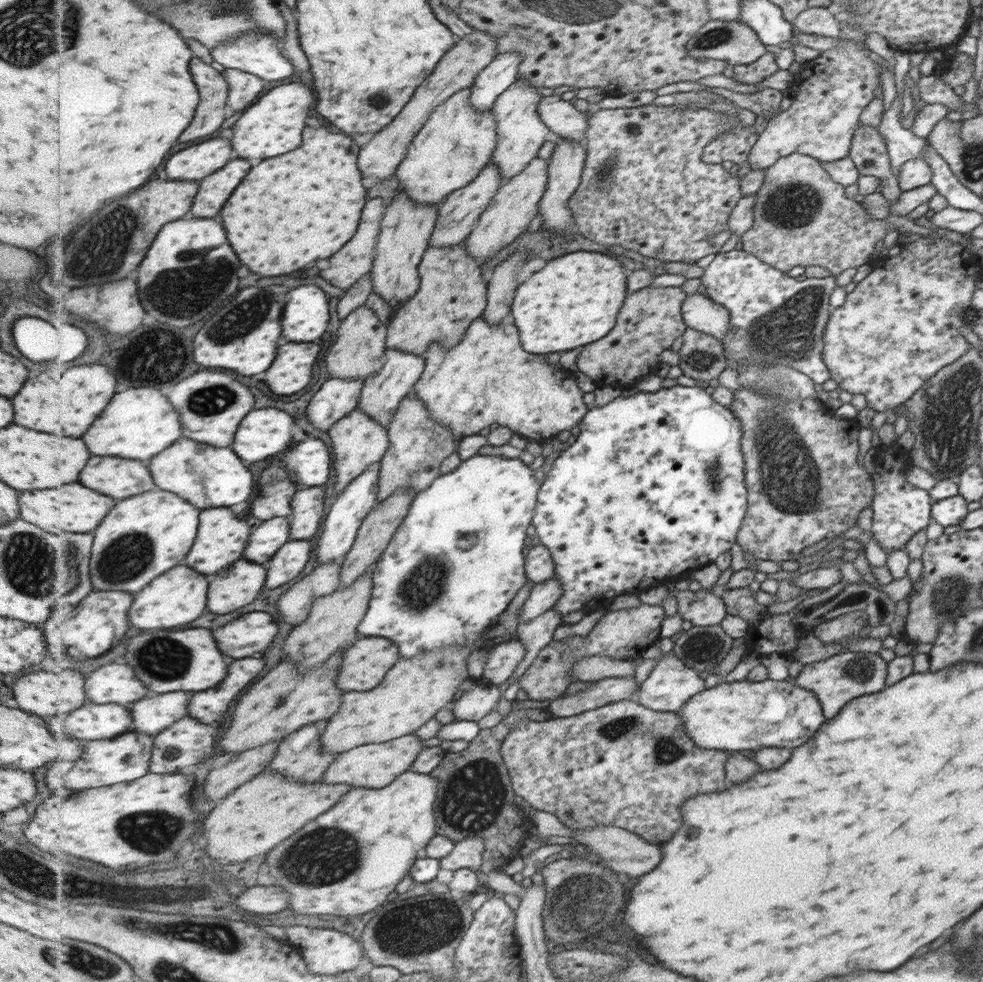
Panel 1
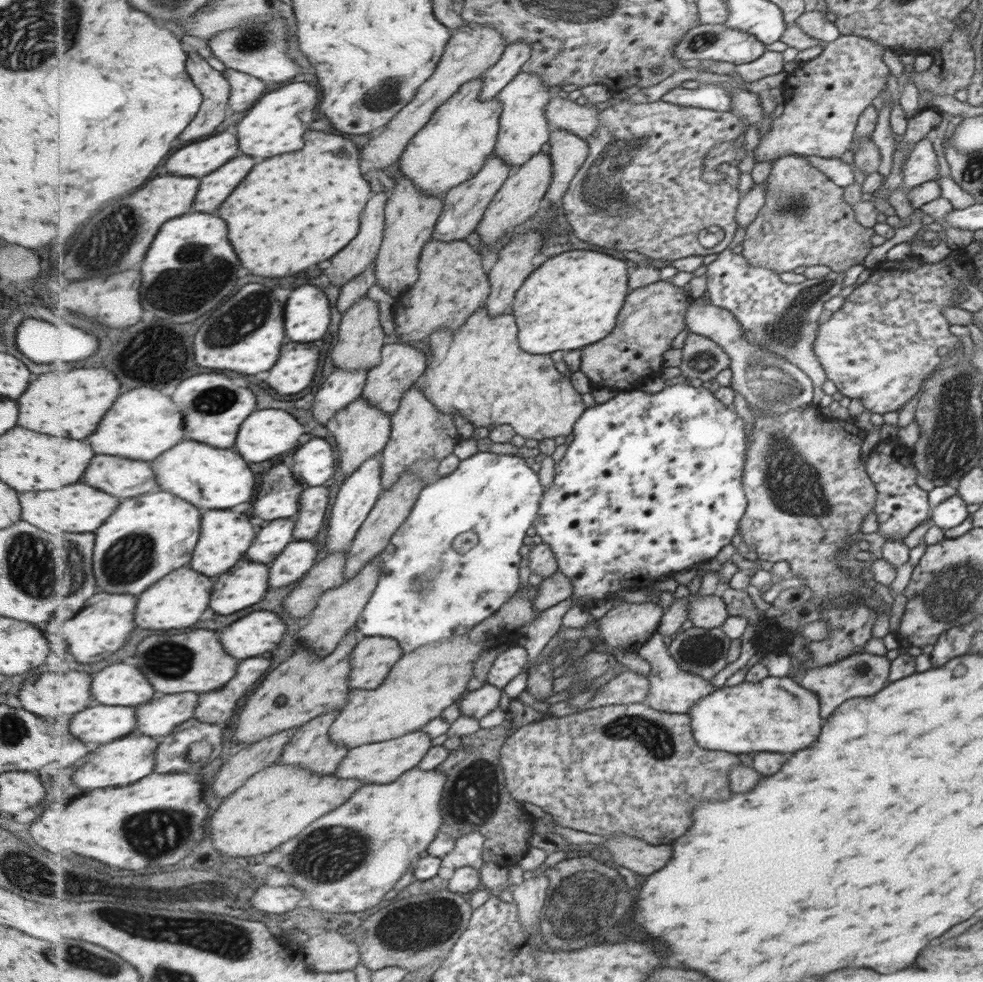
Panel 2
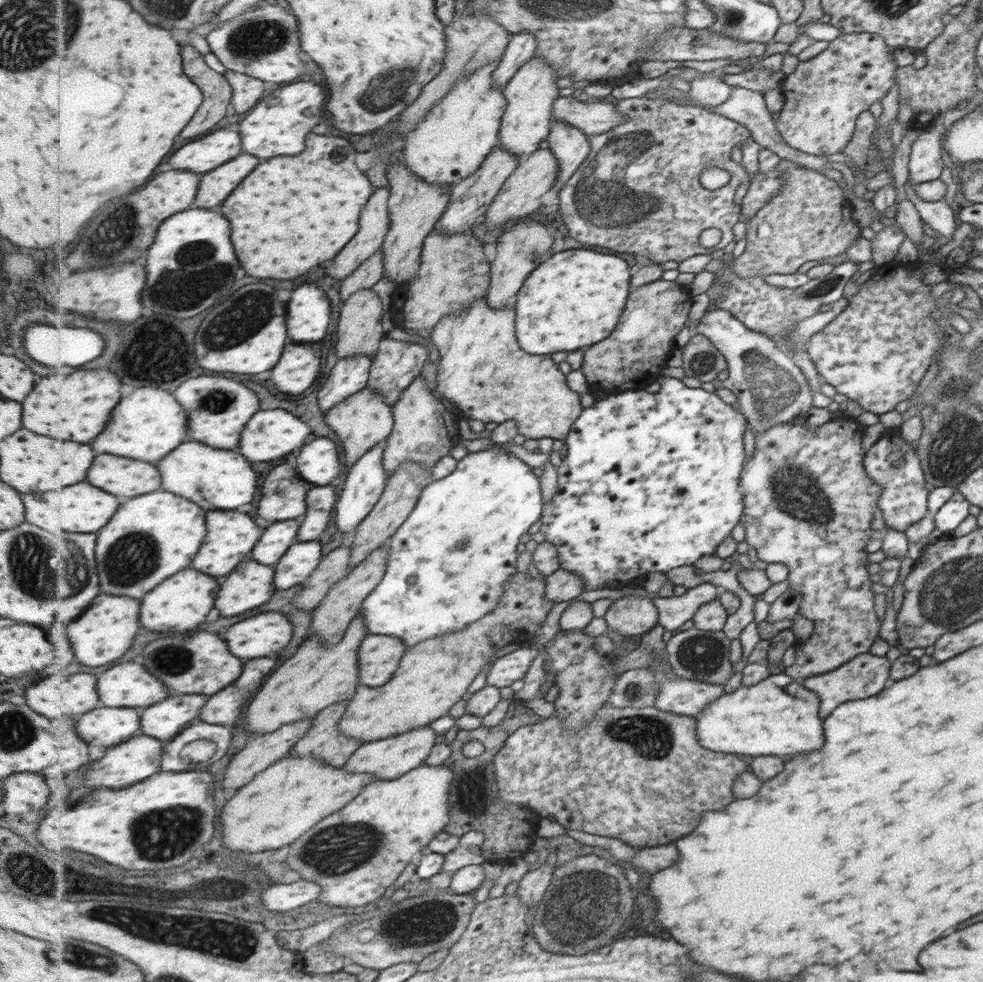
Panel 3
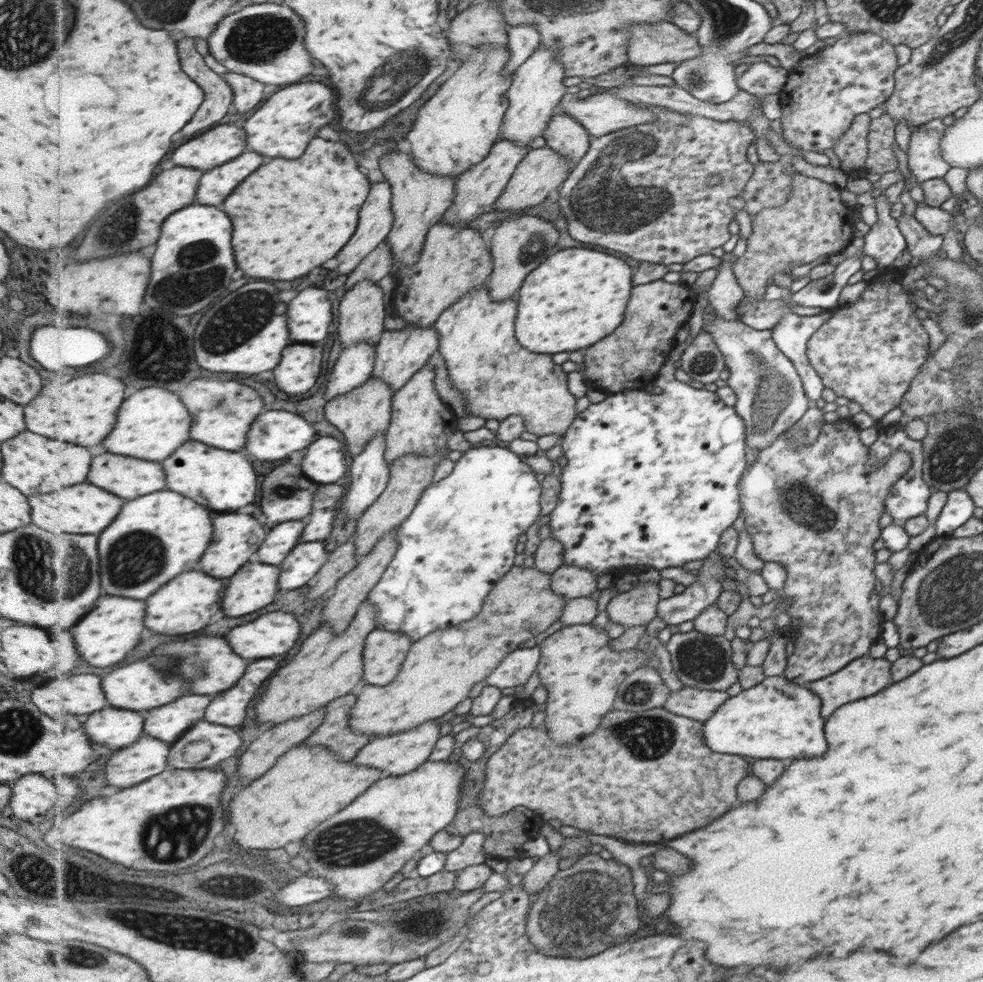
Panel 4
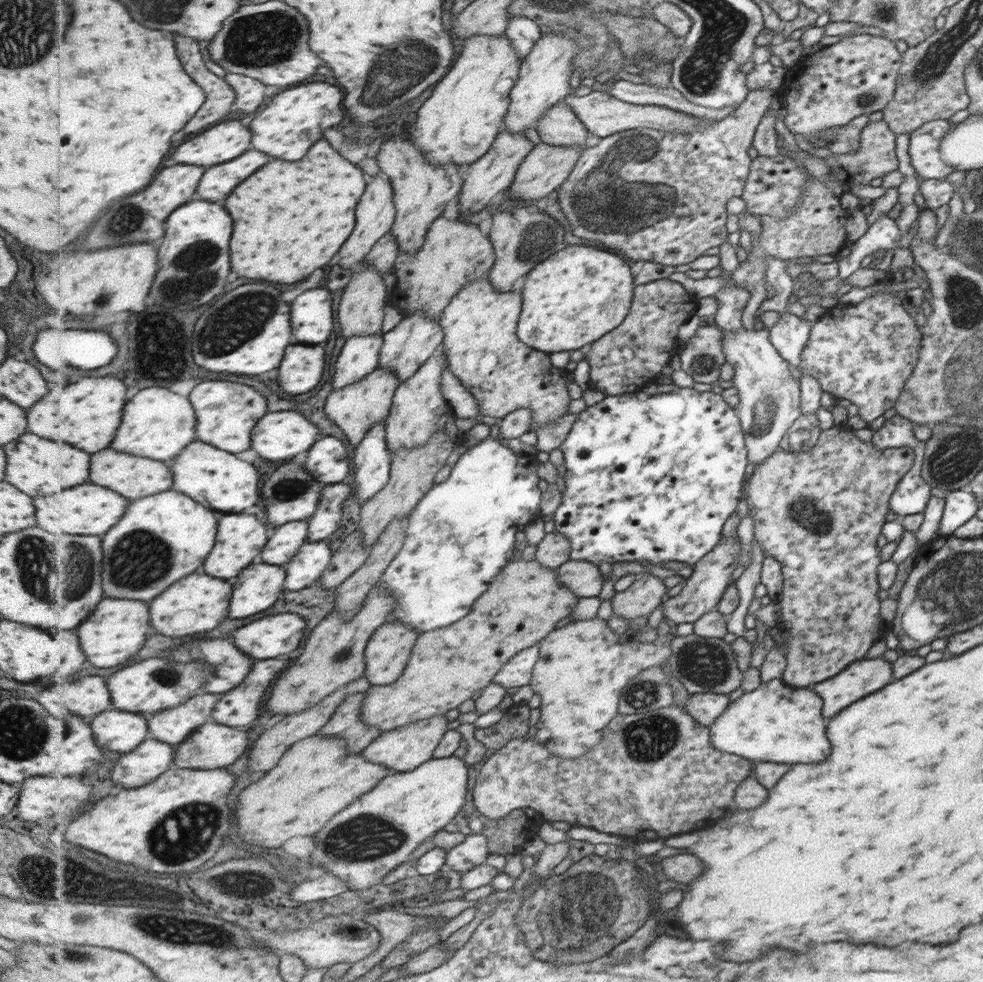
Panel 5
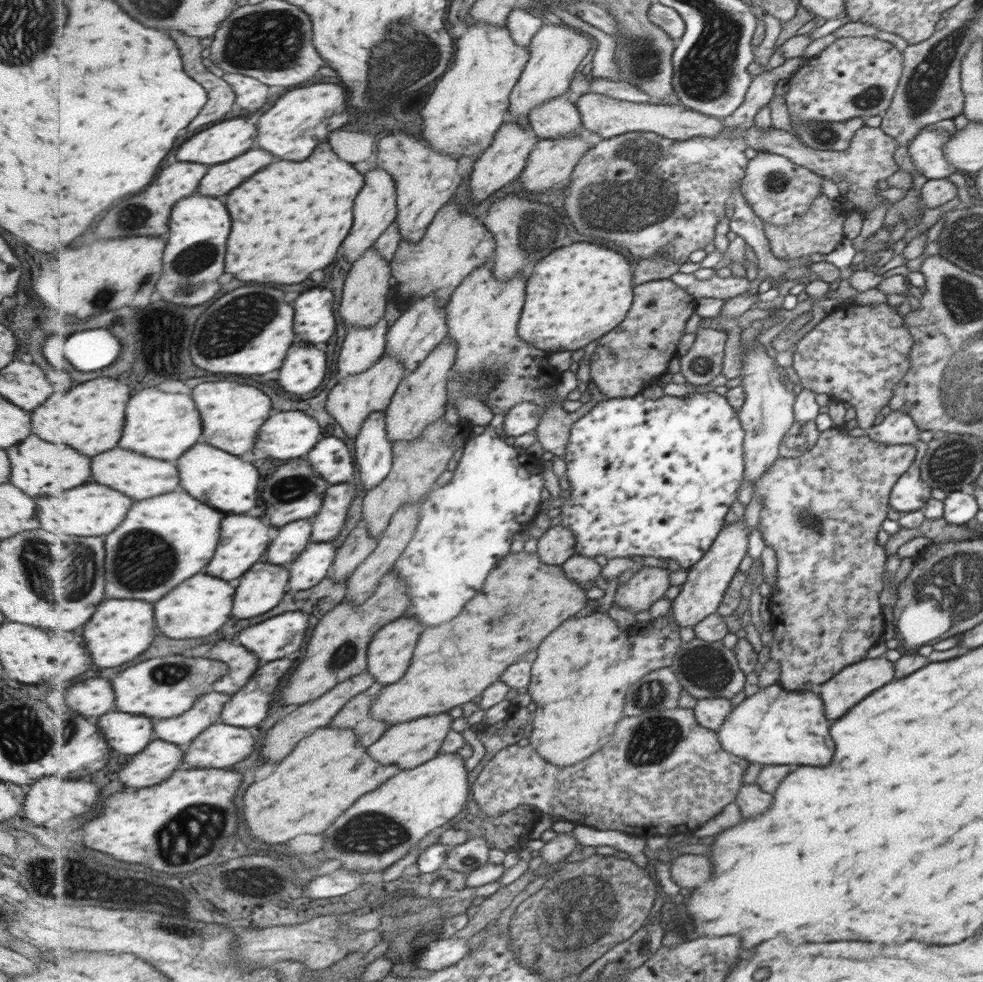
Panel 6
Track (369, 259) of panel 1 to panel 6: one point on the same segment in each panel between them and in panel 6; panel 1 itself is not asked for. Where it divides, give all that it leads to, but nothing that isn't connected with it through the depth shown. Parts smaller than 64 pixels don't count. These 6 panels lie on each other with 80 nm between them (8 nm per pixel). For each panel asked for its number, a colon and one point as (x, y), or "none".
2: (354, 261)
3: (376, 223)
4: (378, 219)
5: (376, 213)
6: (376, 209)

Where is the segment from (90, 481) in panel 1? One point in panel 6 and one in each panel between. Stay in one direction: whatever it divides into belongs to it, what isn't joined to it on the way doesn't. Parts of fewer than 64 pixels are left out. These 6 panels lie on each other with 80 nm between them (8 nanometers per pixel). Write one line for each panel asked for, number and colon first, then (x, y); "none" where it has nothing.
2: (124, 478)
3: (121, 476)
4: (127, 477)
5: (134, 477)
6: (140, 477)

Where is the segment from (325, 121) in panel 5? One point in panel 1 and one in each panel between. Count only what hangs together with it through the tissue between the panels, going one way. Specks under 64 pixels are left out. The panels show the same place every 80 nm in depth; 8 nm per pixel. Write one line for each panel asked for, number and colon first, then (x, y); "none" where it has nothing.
1: (274, 126)
2: (276, 125)
3: (277, 127)
4: (283, 127)

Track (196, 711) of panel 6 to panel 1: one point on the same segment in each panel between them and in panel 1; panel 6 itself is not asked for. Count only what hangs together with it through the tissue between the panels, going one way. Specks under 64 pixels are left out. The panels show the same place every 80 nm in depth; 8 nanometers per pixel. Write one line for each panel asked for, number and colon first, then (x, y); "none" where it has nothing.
1: (154, 714)
2: (160, 717)
3: (165, 720)
4: (169, 723)
5: (175, 726)

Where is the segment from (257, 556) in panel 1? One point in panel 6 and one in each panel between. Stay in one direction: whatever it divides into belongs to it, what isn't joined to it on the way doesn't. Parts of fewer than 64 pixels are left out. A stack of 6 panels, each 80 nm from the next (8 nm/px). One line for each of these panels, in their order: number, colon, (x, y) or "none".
2: (272, 540)
3: (279, 538)
4: (282, 539)
5: (287, 540)
6: (294, 538)

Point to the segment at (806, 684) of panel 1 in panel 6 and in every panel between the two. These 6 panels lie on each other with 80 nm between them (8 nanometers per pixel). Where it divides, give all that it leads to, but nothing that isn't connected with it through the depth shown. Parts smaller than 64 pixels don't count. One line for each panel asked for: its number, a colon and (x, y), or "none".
2: (860, 674)
3: (862, 676)
4: (864, 676)
5: (858, 679)
6: (854, 682)

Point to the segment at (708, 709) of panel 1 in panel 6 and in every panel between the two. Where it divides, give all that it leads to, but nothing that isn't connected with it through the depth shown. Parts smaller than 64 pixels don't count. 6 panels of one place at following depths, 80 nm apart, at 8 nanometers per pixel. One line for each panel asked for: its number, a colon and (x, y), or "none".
2: (776, 714)
3: (758, 720)
4: (777, 718)
5: (774, 723)
6: (774, 726)

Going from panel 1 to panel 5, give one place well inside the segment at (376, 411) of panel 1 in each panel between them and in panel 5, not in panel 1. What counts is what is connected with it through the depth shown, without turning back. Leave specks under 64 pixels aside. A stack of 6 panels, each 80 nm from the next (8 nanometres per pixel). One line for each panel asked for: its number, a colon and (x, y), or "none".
2: (402, 365)
3: (397, 364)
4: (402, 353)
5: (416, 339)

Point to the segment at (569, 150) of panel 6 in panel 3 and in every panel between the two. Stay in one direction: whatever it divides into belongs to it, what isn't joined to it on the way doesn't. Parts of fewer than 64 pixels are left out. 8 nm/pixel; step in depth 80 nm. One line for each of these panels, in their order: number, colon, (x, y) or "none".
3: (522, 194)
4: (543, 169)
5: (547, 168)

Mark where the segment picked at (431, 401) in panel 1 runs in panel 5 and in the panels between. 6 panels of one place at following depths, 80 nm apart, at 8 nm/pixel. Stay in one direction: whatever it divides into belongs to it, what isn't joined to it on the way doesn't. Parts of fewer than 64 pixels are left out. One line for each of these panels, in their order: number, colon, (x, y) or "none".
2: (479, 371)
3: (489, 377)
4: (499, 377)
5: (504, 375)

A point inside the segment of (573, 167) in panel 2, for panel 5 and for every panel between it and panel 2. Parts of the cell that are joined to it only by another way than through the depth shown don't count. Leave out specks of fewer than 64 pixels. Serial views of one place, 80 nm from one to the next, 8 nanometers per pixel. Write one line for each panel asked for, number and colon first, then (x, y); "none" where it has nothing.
3: (571, 145)
4: (565, 134)
5: (560, 126)

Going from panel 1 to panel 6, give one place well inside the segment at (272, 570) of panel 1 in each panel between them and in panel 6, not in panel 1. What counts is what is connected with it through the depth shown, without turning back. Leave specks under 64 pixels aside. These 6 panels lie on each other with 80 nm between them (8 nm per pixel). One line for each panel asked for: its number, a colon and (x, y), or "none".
2: (292, 566)
3: (300, 562)
4: (303, 564)
5: (312, 560)
6: (315, 564)

